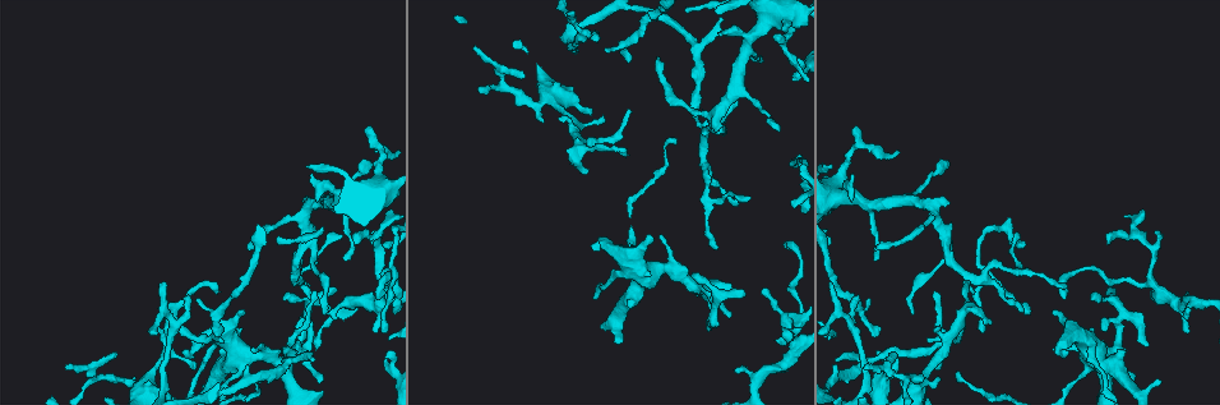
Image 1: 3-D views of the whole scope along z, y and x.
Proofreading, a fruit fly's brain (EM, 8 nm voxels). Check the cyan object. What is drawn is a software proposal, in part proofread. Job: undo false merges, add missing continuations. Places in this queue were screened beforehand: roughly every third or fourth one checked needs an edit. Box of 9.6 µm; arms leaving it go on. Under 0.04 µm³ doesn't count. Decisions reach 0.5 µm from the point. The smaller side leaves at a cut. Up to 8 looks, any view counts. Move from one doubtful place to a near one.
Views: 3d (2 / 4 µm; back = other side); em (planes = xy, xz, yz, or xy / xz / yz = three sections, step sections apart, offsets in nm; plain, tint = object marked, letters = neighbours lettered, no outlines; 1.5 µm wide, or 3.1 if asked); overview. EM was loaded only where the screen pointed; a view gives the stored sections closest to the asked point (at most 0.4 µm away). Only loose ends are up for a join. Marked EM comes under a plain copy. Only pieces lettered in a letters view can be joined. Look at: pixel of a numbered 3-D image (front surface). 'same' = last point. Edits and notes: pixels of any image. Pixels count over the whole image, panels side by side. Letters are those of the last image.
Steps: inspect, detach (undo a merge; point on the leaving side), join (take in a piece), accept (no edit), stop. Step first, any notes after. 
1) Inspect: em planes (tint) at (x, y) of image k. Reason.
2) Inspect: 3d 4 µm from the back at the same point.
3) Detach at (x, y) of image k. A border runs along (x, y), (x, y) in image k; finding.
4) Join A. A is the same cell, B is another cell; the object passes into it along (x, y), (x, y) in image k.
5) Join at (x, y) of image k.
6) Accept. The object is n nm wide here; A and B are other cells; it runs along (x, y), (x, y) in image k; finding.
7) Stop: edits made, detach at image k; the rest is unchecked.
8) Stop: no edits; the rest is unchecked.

Inspect: em planes (letters) at (365, 160) of image 1. Thin end.

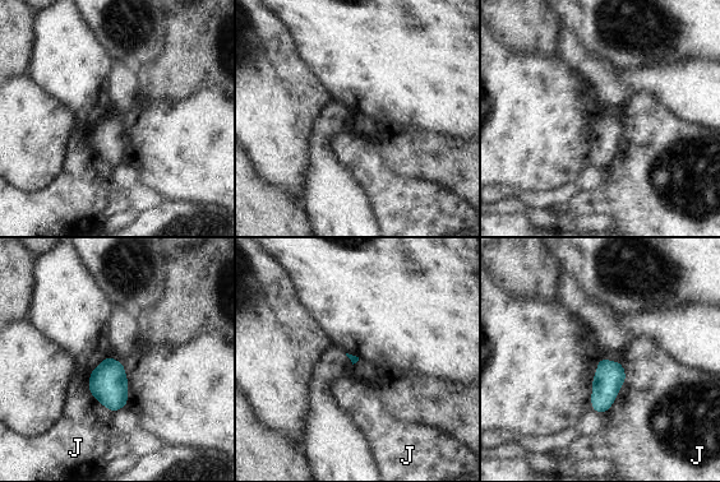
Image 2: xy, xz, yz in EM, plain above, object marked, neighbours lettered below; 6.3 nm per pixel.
Accept. J is another cell; a border runs along (621, 361), (624, 383), (607, 411) in image 2; none of them fits.

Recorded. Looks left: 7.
Inspect: em yz step 4 (tint) at (320, 382) of image 1. Branch stops here.

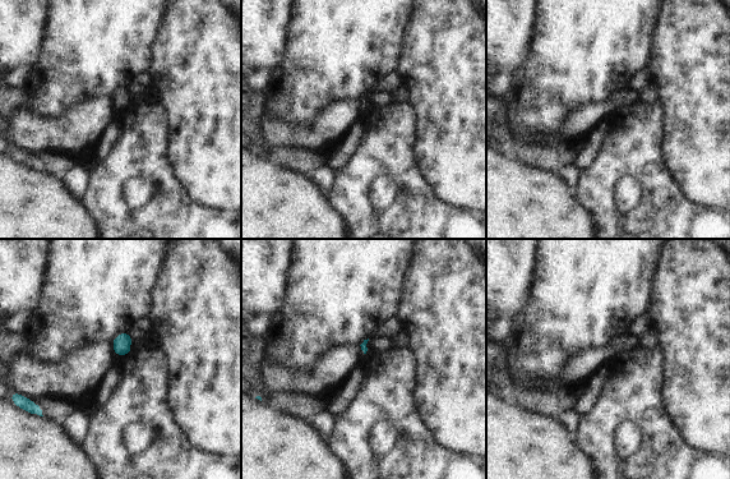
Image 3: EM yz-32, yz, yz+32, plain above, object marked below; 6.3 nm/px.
Inspect: em planes (letters) at the same point.

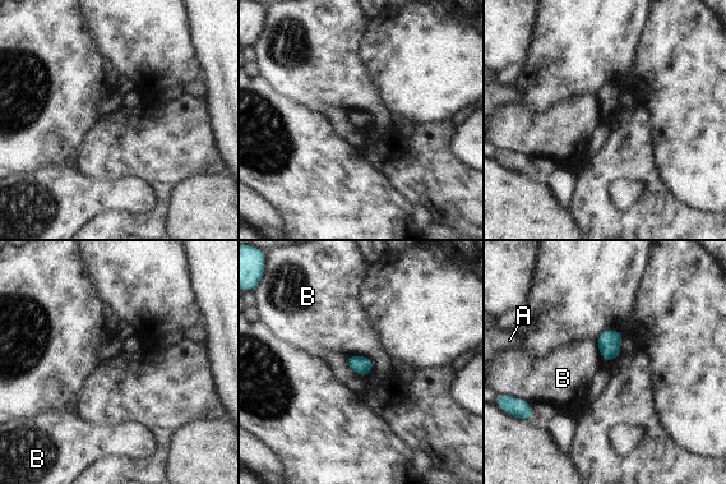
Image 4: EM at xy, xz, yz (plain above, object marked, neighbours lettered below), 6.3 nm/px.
Accept. A and B are other cells; a border runs along (346, 354), (369, 358), (369, 374) in image 4; no lettered piece goes on from it.

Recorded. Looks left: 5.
Inspect: 3d 2 µm at (1190, 331) of image 1. Branch stops here.

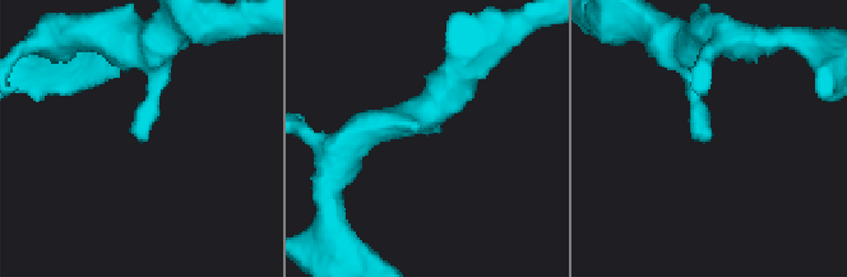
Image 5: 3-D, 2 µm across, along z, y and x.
Inspect: em xz step 4 (tint) at (140, 142) of image 5.

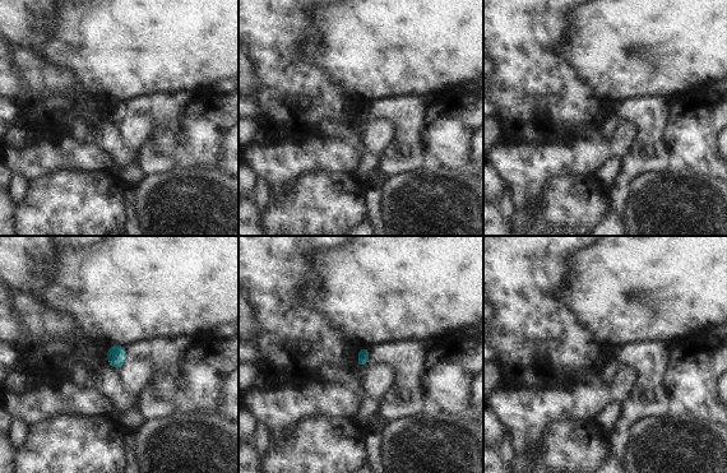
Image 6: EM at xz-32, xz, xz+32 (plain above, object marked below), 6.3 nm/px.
Inspect: em planes (letters) at the same point. Cut it another way.

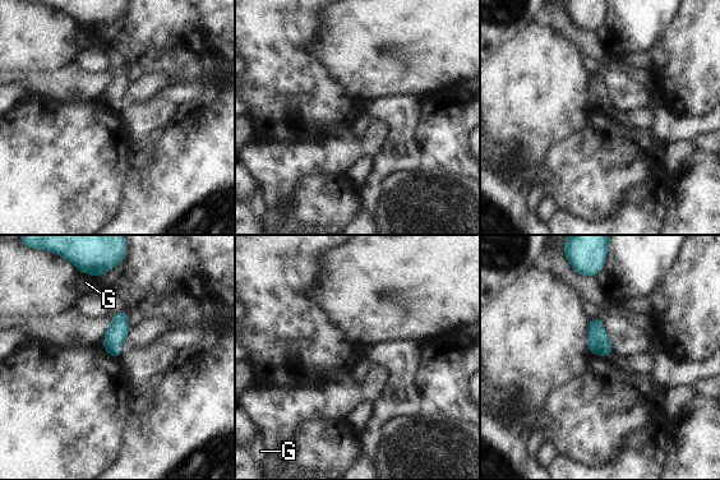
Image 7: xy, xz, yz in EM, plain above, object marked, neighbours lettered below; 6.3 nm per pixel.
Accept. G is another cell; a border runs along (87, 272), (97, 280) in image 7; no lettered piece goes on from it.

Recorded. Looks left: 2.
Stop: no edits; the rest is unchecked.

